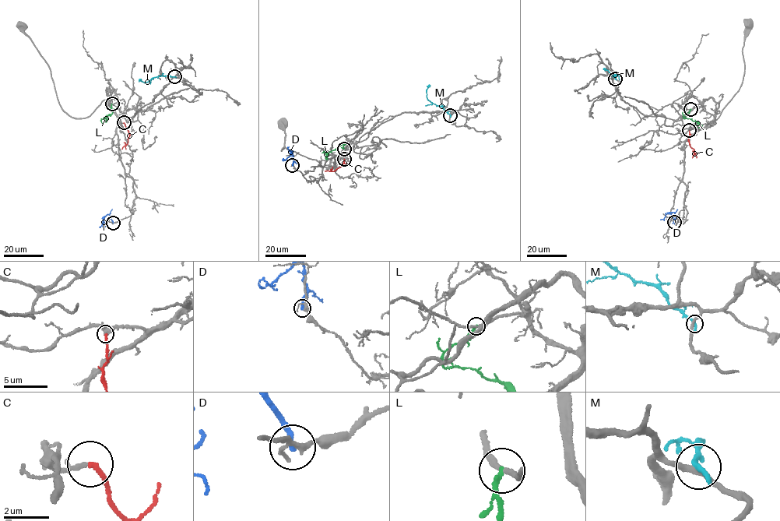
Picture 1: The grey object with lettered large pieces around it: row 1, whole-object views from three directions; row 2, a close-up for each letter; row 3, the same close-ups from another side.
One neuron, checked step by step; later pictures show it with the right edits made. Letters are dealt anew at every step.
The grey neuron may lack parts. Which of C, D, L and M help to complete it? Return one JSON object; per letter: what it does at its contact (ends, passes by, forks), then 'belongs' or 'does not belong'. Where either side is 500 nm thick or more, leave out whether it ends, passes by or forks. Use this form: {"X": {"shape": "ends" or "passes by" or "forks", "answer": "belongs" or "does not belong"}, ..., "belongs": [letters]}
{"C": {"shape": "ends", "answer": "belongs"}, "D": {"shape": "ends", "answer": "does not belong"}, "L": {"shape": "ends", "answer": "does not belong"}, "M": {"shape": "ends", "answer": "does not belong"}, "belongs": ["C"]}

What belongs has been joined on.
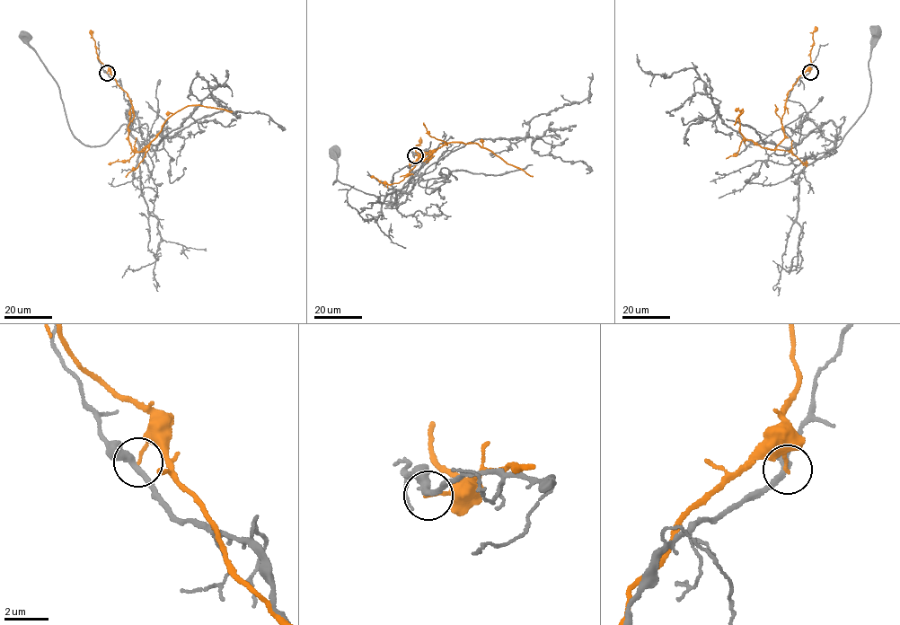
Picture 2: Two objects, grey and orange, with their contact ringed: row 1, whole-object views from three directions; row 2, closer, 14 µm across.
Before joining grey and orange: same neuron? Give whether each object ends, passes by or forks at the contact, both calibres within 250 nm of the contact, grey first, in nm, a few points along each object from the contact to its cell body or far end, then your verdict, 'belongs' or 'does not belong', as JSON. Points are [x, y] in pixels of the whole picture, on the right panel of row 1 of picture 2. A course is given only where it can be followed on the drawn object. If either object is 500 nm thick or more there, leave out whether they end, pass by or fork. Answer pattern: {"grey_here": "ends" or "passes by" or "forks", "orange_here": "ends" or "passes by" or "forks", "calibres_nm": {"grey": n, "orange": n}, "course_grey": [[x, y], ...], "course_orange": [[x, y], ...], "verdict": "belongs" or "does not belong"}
{"grey_here": "passes by", "orange_here": "ends", "calibres_nm": {"grey": 320, "orange": 140}, "course_grey": [[810, 72], [787, 99], [802, 105], [821, 135], [833, 141], [840, 136], [834, 150], [867, 106], [874, 32]], "course_orange": [[810, 72], [789, 91], [780, 120], [784, 138], [774, 148], [745, 137], [743, 109], [734, 125]], "verdict": "does not belong"}

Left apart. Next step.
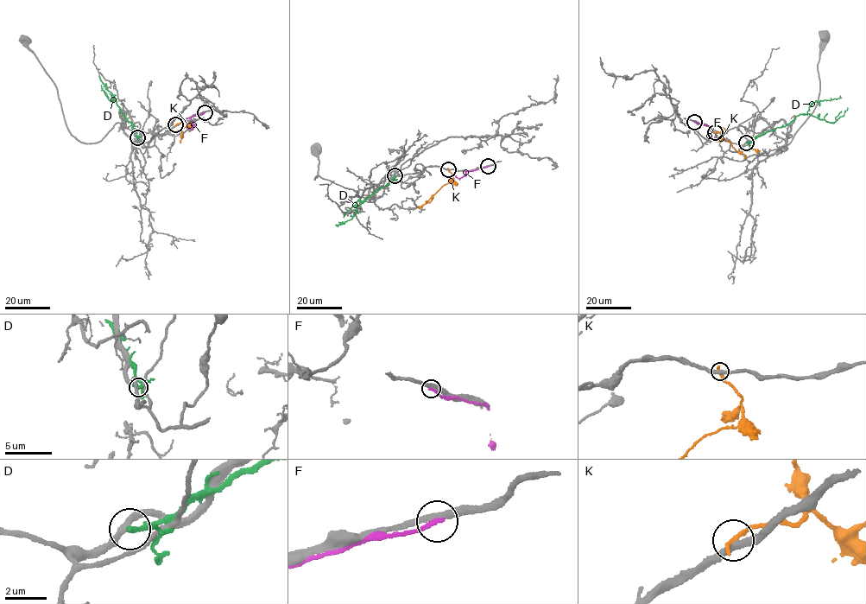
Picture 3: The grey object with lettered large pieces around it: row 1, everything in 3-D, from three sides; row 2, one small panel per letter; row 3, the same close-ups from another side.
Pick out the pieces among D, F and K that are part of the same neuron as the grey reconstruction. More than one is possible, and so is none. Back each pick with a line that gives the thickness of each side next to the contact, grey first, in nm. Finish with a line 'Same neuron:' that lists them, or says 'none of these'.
Same neuron: none of these

